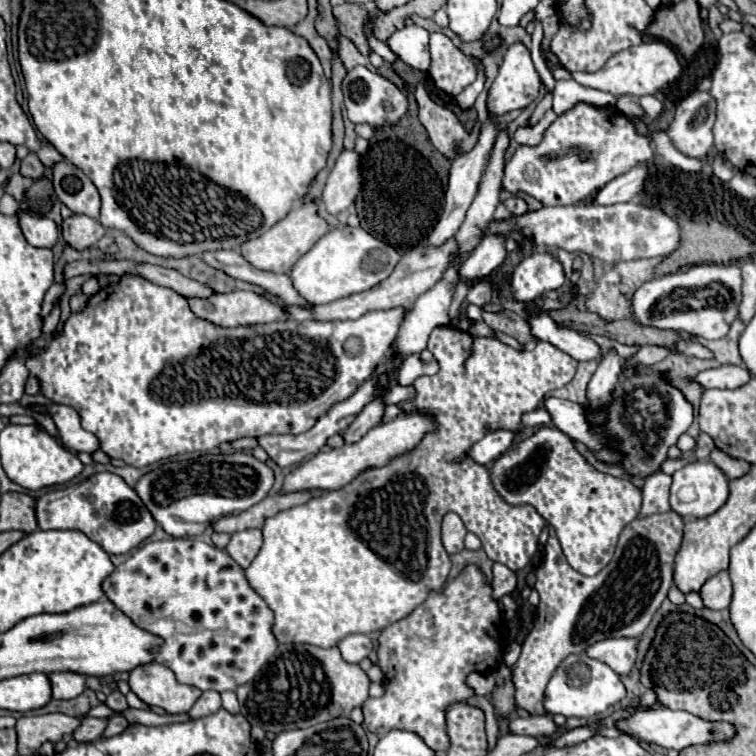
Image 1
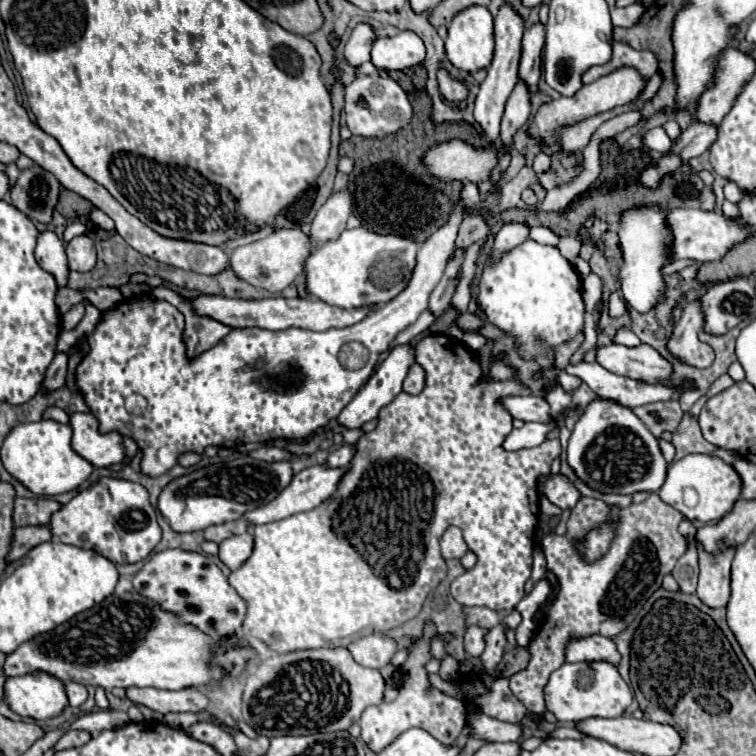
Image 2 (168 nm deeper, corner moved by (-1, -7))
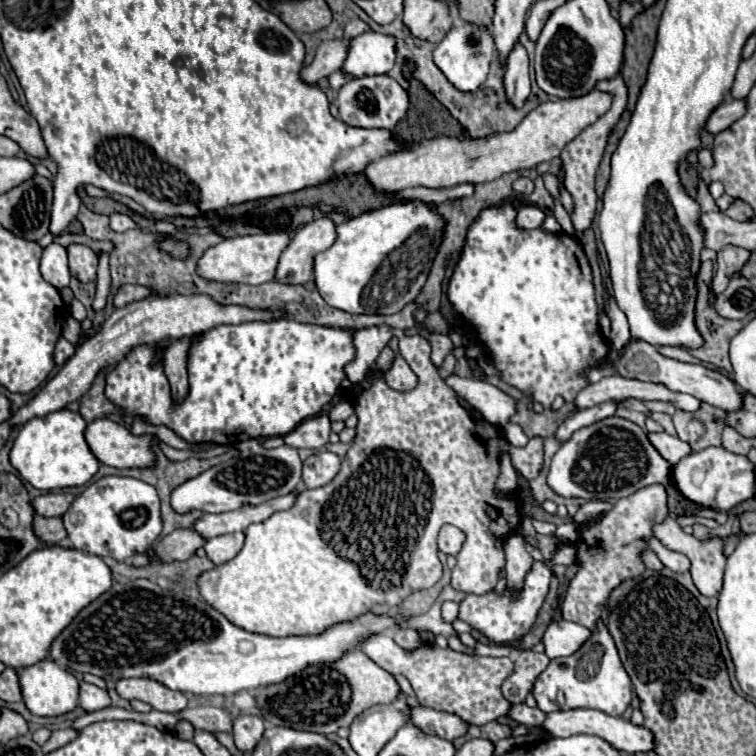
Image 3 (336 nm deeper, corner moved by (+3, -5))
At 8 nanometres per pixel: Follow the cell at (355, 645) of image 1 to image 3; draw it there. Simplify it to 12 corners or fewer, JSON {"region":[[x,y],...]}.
{"region":[[390,634],[360,648],[406,676],[422,706],[484,726],[512,706],[510,658],[436,644]]}

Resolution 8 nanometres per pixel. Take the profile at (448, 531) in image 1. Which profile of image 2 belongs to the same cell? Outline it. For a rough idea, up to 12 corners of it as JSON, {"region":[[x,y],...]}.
{"region":[[450,526],[442,538],[442,556],[462,558],[468,552],[462,530]]}

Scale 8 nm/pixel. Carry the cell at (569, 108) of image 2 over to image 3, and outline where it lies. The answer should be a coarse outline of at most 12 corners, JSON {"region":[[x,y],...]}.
{"region":[[544,102],[516,130],[434,138],[366,166],[376,192],[452,188],[534,168],[612,104]]}

